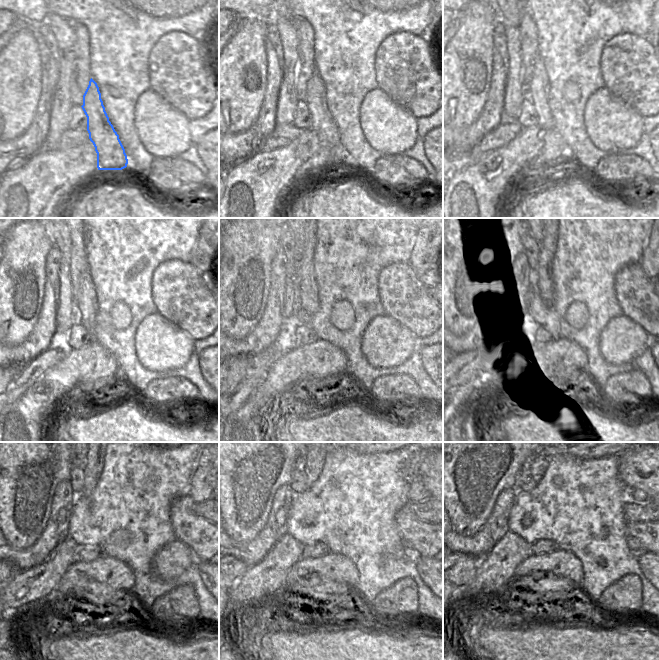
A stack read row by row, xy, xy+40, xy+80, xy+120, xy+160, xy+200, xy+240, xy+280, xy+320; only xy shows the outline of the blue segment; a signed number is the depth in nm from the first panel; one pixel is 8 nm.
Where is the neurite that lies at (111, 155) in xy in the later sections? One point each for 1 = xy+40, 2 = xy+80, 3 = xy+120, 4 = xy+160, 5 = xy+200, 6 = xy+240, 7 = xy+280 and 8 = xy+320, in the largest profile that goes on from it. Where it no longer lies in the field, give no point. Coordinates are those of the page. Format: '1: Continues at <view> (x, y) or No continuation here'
1: Continues at xy+40 (322, 124)
2: Continues at xy+80 (539, 87)
3: Continues at xy+120 (86, 311)
4: Continues at xy+160 (308, 293)
5: Continues at xy+200 (537, 238)
6: Continues at xy+240 (94, 462)
7: Continues at xy+280 (315, 462)
8: Continues at xy+320 (539, 463).

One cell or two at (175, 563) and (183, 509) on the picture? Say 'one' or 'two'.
two

